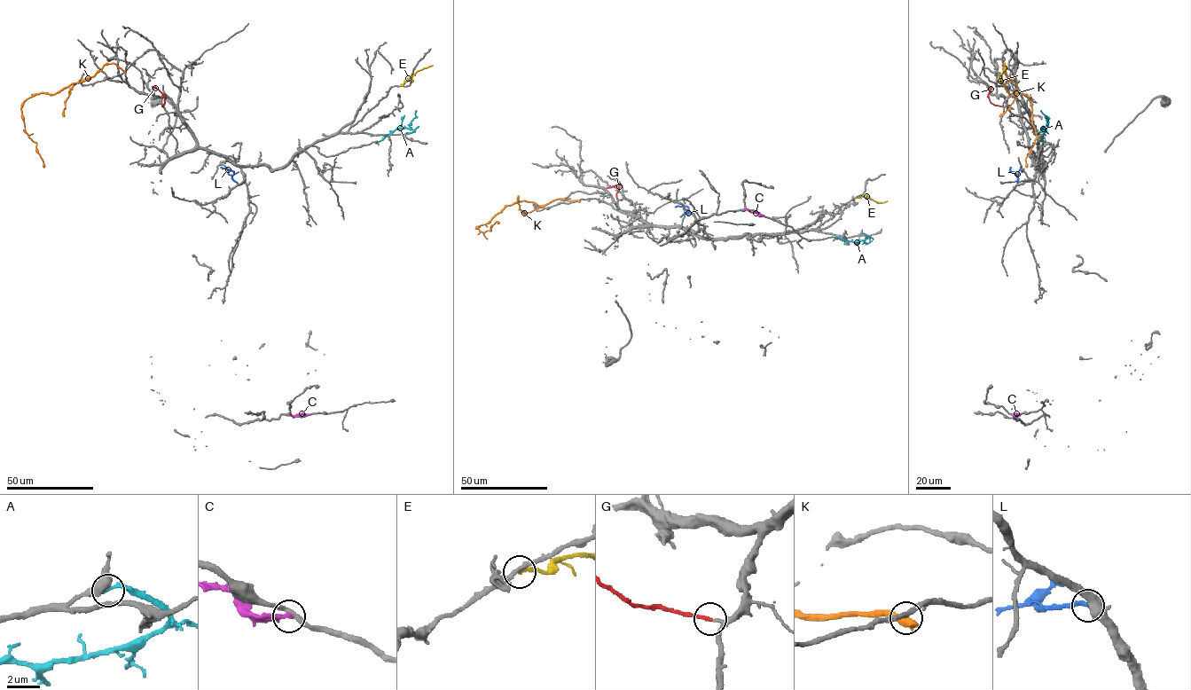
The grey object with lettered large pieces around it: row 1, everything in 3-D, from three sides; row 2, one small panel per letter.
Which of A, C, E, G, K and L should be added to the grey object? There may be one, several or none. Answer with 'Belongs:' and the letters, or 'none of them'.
Belongs: G, L

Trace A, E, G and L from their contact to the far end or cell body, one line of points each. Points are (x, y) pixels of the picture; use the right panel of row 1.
A: (1038, 133), (1045, 129), (1042, 138), (1044, 142)
E: (1001, 85), (999, 78), (1006, 68), (1005, 65)
G: (1002, 106), (990, 101), (991, 86)
L: (1018, 183), (1018, 176), (1010, 171), (1011, 167)

